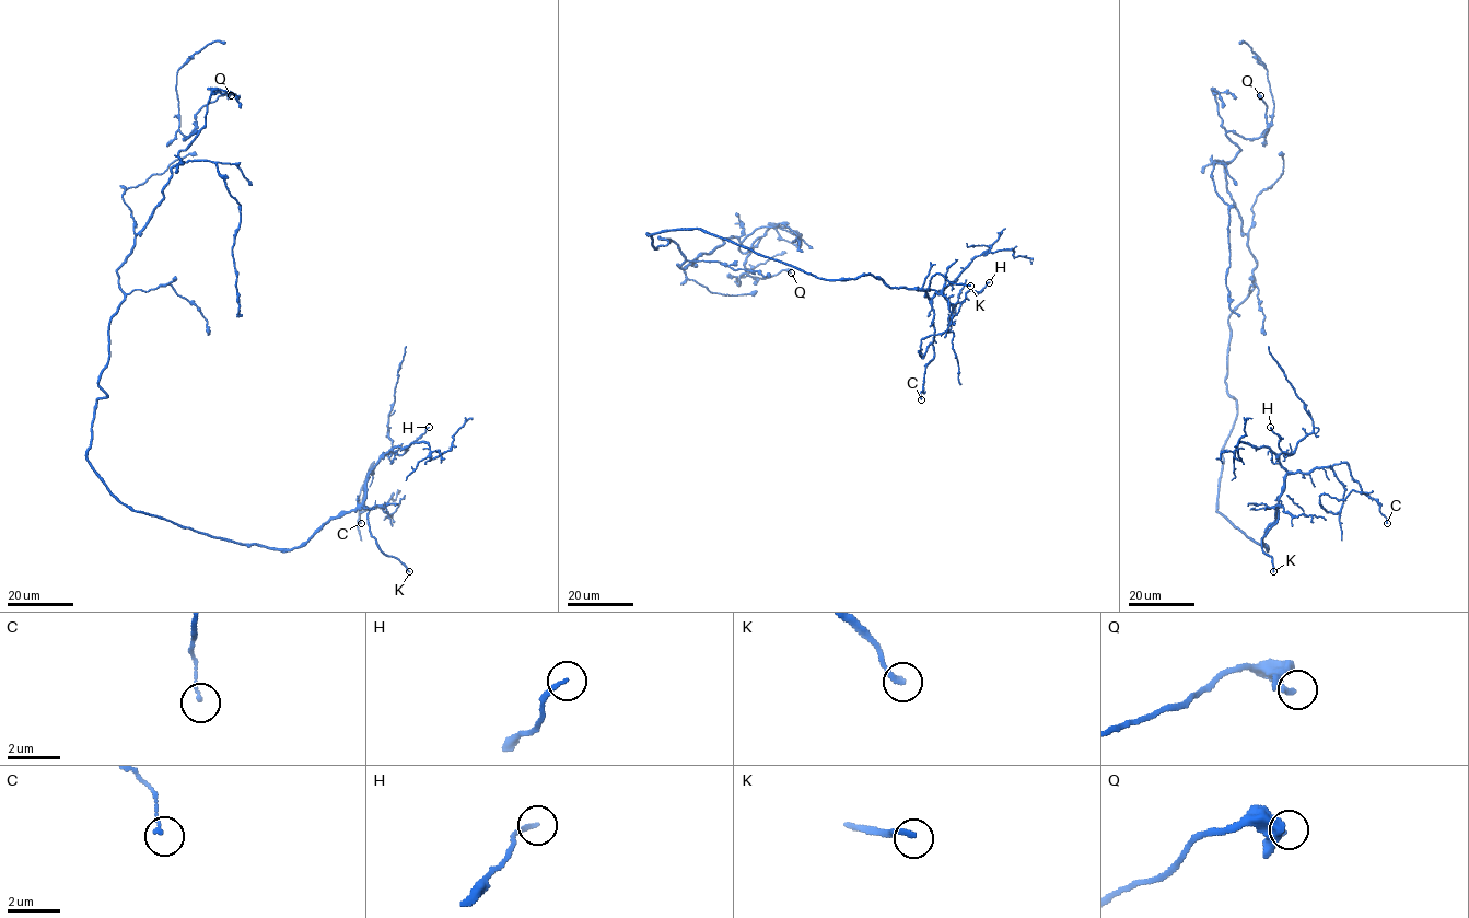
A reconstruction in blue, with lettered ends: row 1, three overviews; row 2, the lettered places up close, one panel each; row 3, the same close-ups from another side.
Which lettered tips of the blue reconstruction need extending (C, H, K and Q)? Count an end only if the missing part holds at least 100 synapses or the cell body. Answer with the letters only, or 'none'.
K

